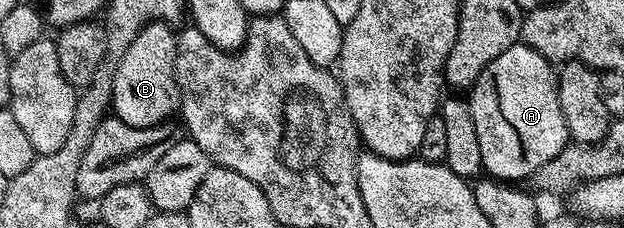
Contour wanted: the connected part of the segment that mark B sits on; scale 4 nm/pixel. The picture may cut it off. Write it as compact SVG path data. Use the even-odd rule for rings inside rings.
M152 22L139 31L137 38L118 57L119 65L114 65L111 77L111 108L121 122L138 128L152 128L158 124L166 124L171 116L180 111L179 87L175 77L175 37L176 29L167 22Z

